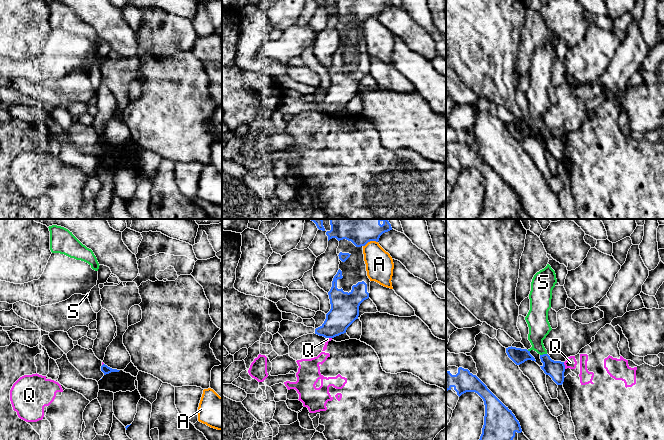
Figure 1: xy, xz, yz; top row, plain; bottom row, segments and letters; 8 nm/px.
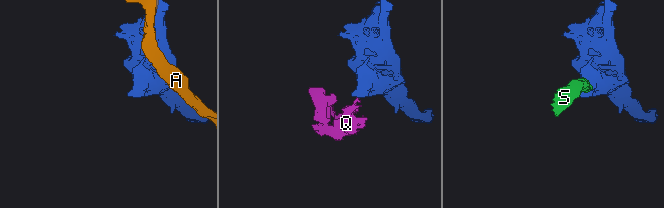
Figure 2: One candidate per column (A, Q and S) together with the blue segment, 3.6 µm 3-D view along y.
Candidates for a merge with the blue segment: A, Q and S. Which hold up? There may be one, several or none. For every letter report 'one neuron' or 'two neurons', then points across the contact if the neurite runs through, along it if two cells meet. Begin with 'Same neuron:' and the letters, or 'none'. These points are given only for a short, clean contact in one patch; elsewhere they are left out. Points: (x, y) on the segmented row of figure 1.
Same neuron: S
A: two neurons
Q: two neurons; border yz (563, 362), (565, 368)
S: one neuron

